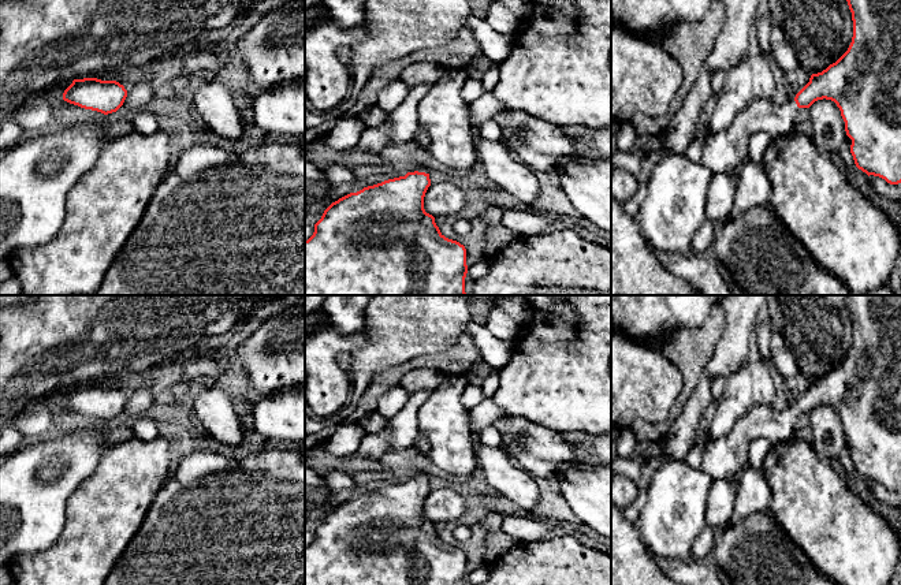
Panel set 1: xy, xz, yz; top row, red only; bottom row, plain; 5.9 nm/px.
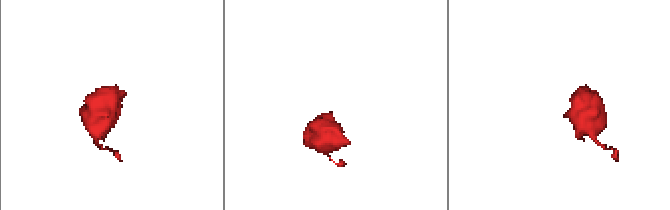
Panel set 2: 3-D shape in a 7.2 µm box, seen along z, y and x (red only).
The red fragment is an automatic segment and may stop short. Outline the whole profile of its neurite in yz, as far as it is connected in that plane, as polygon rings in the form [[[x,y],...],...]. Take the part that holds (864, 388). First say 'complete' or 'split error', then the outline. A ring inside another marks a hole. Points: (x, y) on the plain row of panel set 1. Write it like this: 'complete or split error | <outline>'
split error | [[[849,295],[846,308],[852,318],[853,343],[848,357],[826,376],[812,380],[809,388],[786,410],[756,406],[742,416],[725,436],[708,440],[703,452],[701,472],[712,481],[737,480],[749,466],[749,446],[764,436],[771,444],[792,439],[800,414],[818,406],[831,406],[841,417],[846,441],[852,446],[850,459],[859,476],[879,482],[890,491],[901,489],[901,295]]]

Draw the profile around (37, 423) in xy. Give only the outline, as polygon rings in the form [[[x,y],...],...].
[[[42,406],[25,409],[14,417],[14,421],[26,440],[66,435],[66,432],[56,426],[52,414]]]

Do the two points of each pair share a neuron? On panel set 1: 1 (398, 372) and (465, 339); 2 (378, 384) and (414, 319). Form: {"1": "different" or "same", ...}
{"1": "same", "2": "different"}

